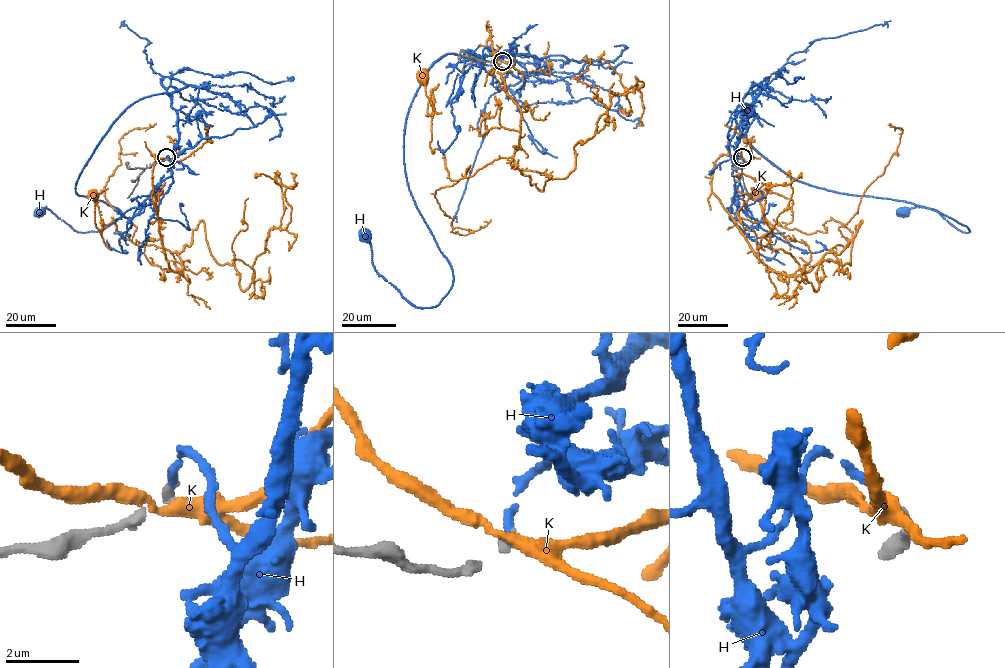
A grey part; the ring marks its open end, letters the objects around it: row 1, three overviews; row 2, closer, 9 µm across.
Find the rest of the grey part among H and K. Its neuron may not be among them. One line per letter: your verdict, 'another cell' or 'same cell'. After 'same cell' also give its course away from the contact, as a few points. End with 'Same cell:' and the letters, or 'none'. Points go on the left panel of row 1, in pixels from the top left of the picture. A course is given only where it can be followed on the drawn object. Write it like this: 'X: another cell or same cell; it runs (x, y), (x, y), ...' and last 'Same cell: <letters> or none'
H: same cell; it runs (166, 158), (178, 139), (171, 96), (143, 97), (76, 186), (117, 208), (116, 220), (78, 232), (40, 211)
K: another cell
Same cell: H

